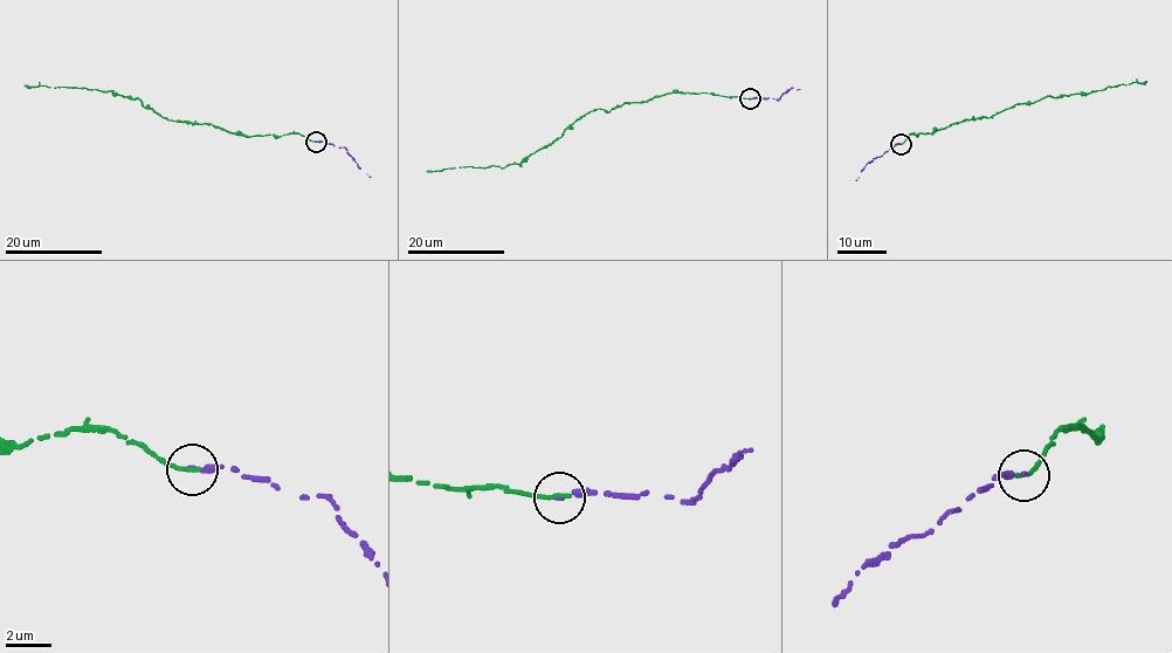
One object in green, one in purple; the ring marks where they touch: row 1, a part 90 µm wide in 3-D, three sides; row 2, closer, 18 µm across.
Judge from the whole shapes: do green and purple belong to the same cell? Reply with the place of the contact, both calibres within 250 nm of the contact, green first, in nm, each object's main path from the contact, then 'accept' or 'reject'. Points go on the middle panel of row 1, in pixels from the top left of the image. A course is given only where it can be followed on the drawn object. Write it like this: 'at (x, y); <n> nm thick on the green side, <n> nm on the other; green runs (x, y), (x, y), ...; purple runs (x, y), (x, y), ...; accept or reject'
at (750, 98); 180 nm thick on the green side, 200 nm on the other; green runs (750, 98), (674, 93), (645, 102), (626, 102), (608, 112), (595, 109), (521, 164), (426, 171); purple runs (750, 98), (778, 100), (788, 89), (800, 89); accept

